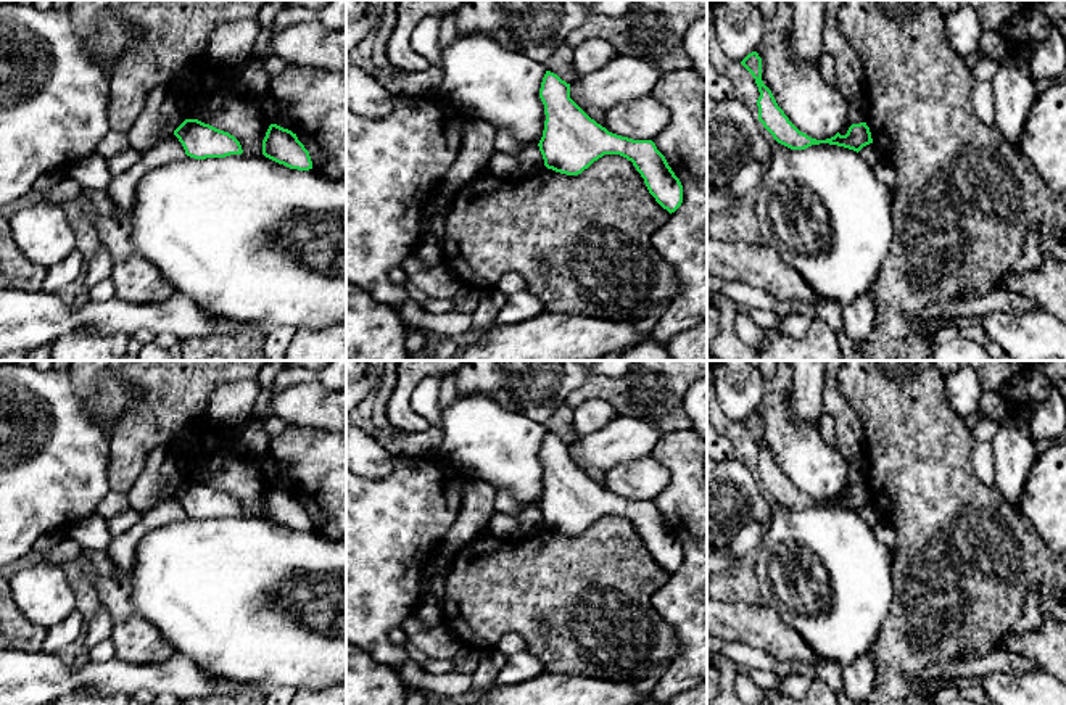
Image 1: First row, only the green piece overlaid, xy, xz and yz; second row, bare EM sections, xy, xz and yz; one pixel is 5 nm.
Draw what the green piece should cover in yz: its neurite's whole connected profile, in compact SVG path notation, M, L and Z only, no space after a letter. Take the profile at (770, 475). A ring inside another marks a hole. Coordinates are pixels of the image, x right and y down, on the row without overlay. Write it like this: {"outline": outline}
{"outline": "M757 412L749 414L741 425L752 435L758 447L760 457L757 460L758 481L773 496L773 499L791 509L805 510L812 505L829 504L860 512L863 507L873 504L870 488L866 483L852 484L845 496L839 493L826 501L816 501L800 493L778 467L771 451L762 441L762 418Z"}

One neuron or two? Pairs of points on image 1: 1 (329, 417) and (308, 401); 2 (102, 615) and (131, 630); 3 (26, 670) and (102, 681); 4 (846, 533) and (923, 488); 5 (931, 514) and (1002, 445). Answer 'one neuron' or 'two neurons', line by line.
1: one neuron
2: two neurons
3: one neuron
4: two neurons
5: two neurons

